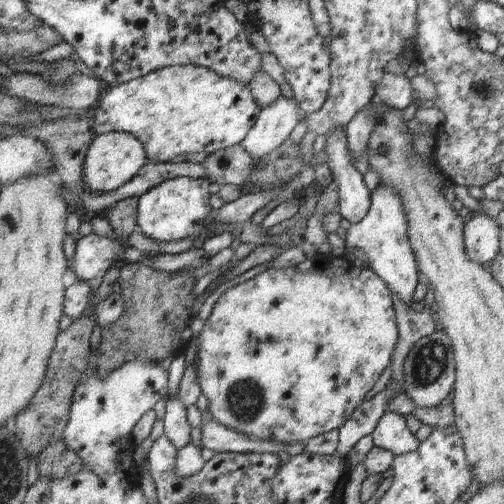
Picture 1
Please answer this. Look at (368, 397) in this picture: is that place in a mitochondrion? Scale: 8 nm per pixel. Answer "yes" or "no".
no

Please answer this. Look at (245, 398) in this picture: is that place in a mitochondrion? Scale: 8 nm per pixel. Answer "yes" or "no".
yes

